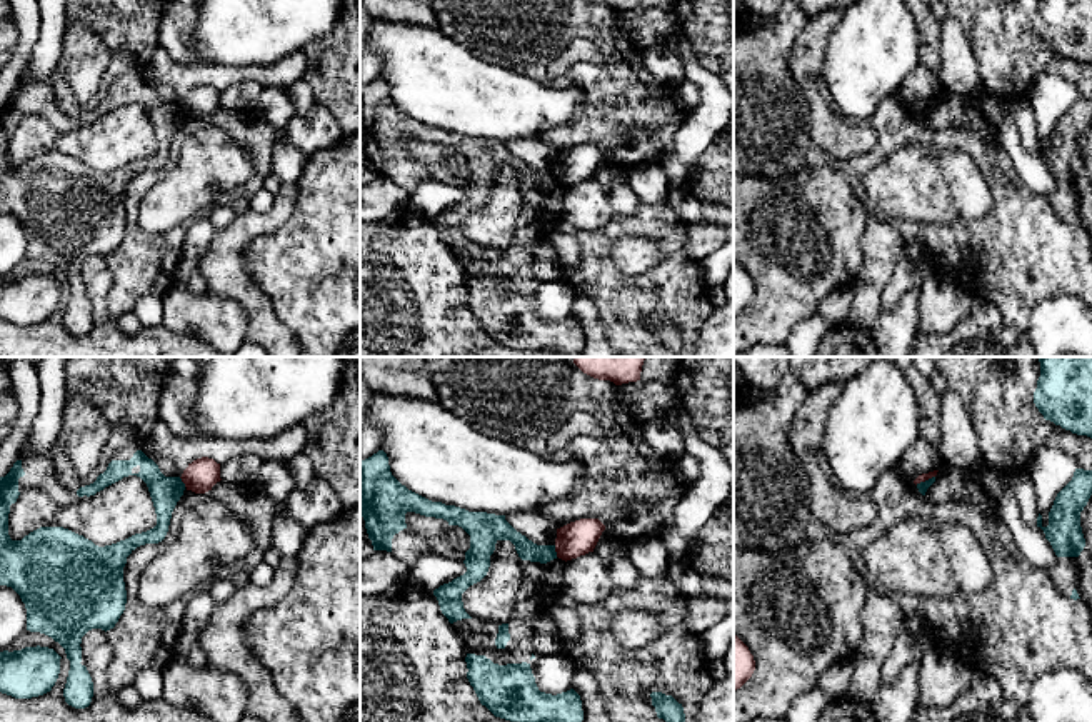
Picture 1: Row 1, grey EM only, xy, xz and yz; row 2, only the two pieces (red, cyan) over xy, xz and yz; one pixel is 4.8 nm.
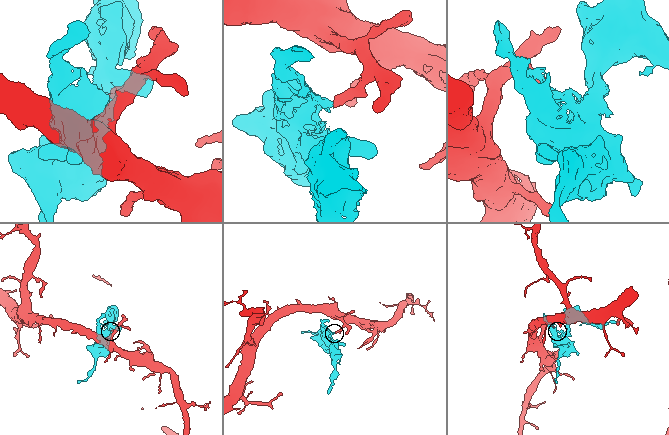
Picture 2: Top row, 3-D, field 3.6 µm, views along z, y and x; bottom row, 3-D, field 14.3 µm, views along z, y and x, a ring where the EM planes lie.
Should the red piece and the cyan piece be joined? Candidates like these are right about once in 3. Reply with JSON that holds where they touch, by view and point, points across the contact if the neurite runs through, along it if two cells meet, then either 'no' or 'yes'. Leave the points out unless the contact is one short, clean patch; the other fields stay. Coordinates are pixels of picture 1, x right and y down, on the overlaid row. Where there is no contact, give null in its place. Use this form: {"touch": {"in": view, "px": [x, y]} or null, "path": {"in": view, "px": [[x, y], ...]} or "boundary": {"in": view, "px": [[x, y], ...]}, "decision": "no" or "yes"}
{"touch": {"in": "xz", "px": [556, 551]}, "boundary": {"in": "xz", "px": [[554, 546], [557, 556]]}, "decision": "no"}

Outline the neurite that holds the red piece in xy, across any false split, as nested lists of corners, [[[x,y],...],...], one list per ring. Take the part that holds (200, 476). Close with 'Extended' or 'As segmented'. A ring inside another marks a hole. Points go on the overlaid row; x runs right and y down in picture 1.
[[[208,457],[197,459],[188,464],[180,479],[185,484],[187,490],[205,494],[222,480],[220,464]]]. As segmented

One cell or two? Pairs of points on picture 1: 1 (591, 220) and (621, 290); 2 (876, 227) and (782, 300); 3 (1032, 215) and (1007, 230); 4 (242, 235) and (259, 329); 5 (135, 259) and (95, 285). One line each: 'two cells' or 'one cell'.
1: two cells
2: two cells
3: one cell
4: one cell
5: two cells

